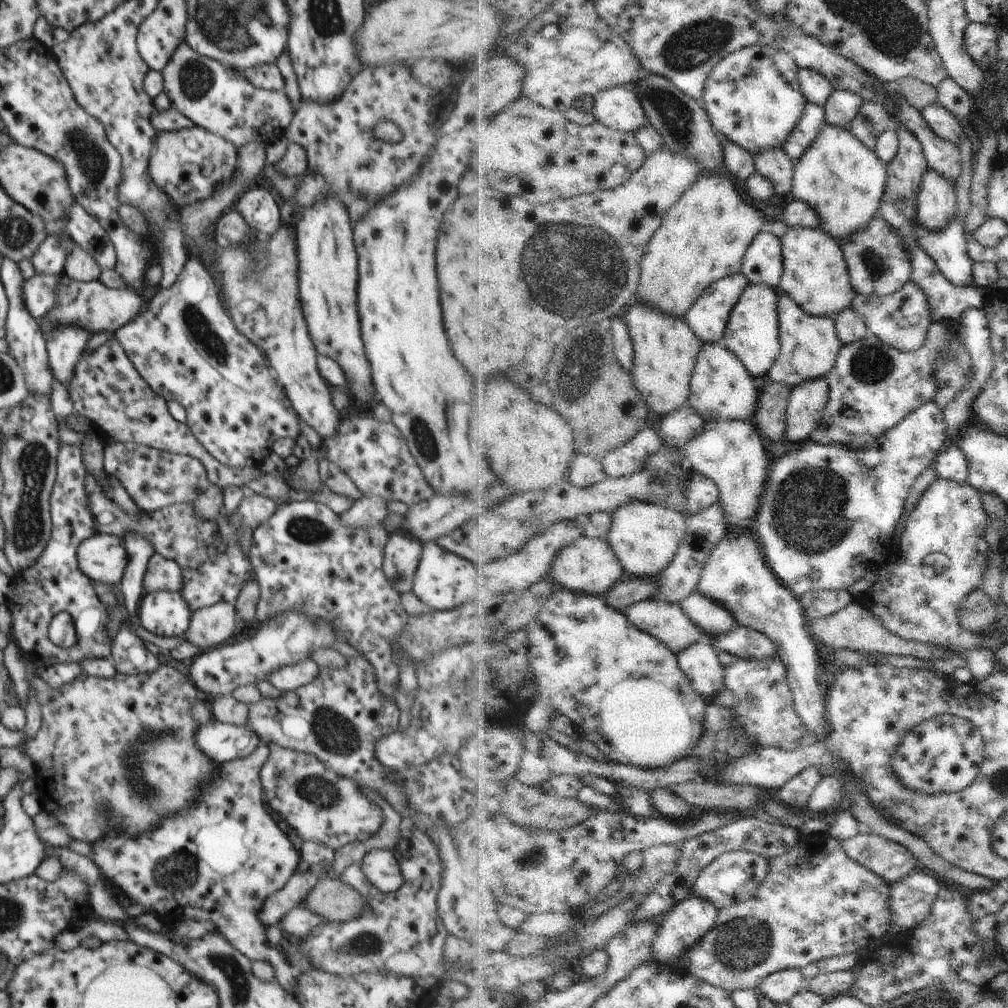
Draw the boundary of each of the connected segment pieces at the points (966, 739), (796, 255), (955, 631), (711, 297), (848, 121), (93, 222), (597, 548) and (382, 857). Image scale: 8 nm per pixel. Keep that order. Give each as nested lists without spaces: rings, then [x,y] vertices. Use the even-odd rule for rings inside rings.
[[[939,714],[917,724],[902,740],[891,766],[909,789],[919,795],[936,796],[964,791],[975,782],[984,758],[982,733],[971,720],[953,714]]]
[[[796,227],[791,229],[782,240],[785,248],[785,275],[778,288],[780,293],[790,295],[806,309],[806,312],[815,317],[838,318],[845,310],[853,308],[859,292],[853,285],[853,276],[845,249],[833,236],[821,228]]]
[[[948,479],[935,480],[919,498],[917,507],[908,518],[901,542],[894,544],[892,539],[890,544],[886,544],[886,550],[880,554],[882,556],[878,556],[876,562],[870,566],[870,569],[880,576],[880,580],[868,596],[864,599],[856,599],[850,597],[847,591],[807,592],[801,601],[805,605],[805,612],[809,620],[832,616],[844,610],[849,601],[860,601],[880,620],[883,620],[895,635],[914,642],[948,647],[958,654],[956,656],[962,657],[967,662],[974,679],[986,680],[992,674],[995,666],[995,654],[990,649],[981,648],[983,636],[967,629],[959,616],[959,609],[962,608],[966,598],[974,590],[978,590],[982,582],[982,575],[988,566],[990,548],[984,535],[990,524],[990,518],[983,507],[983,496],[983,493],[978,492],[978,489],[967,482],[958,483]]]
[[[743,272],[722,279],[714,283],[689,312],[686,320],[705,344],[722,343],[731,316],[751,283]]]
[[[837,90],[827,104],[827,122],[832,126],[853,130],[853,122],[861,113],[865,100],[852,91]]]
[[[78,203],[67,212],[69,221],[67,231],[71,240],[84,247],[100,265],[102,270],[112,270],[117,263],[117,256],[105,228],[98,219],[91,217]]]
[[[582,536],[559,555],[551,574],[560,582],[561,588],[599,597],[606,597],[628,576],[612,544],[608,540],[588,536]]]
[[[372,849],[364,856],[361,869],[366,878],[383,893],[398,890],[404,882],[391,849]]]

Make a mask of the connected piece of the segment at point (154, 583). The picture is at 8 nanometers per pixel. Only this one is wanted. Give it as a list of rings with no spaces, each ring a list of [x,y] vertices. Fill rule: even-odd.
[[[154,553],[147,564],[147,571],[143,578],[145,593],[156,591],[176,591],[183,587],[183,570],[172,559]]]

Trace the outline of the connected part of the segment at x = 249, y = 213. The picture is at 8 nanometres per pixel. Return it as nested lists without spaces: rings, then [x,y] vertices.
[[[256,187],[244,190],[238,198],[235,209],[260,237],[272,236],[282,222],[274,193],[266,188]]]

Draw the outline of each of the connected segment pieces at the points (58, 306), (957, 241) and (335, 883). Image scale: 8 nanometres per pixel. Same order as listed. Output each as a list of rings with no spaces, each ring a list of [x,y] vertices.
[[[66,274],[59,275],[54,306],[38,321],[42,334],[50,333],[60,327],[83,328],[90,334],[112,333],[129,323],[147,306],[149,294],[138,293],[132,289],[108,288],[99,279],[86,282],[77,281]]]
[[[957,216],[944,231],[930,232],[917,222],[918,244],[932,257],[938,270],[958,288],[975,286],[973,258]]]
[[[324,876],[305,898],[305,906],[327,921],[347,921],[357,917],[365,907],[365,900],[340,878]]]

